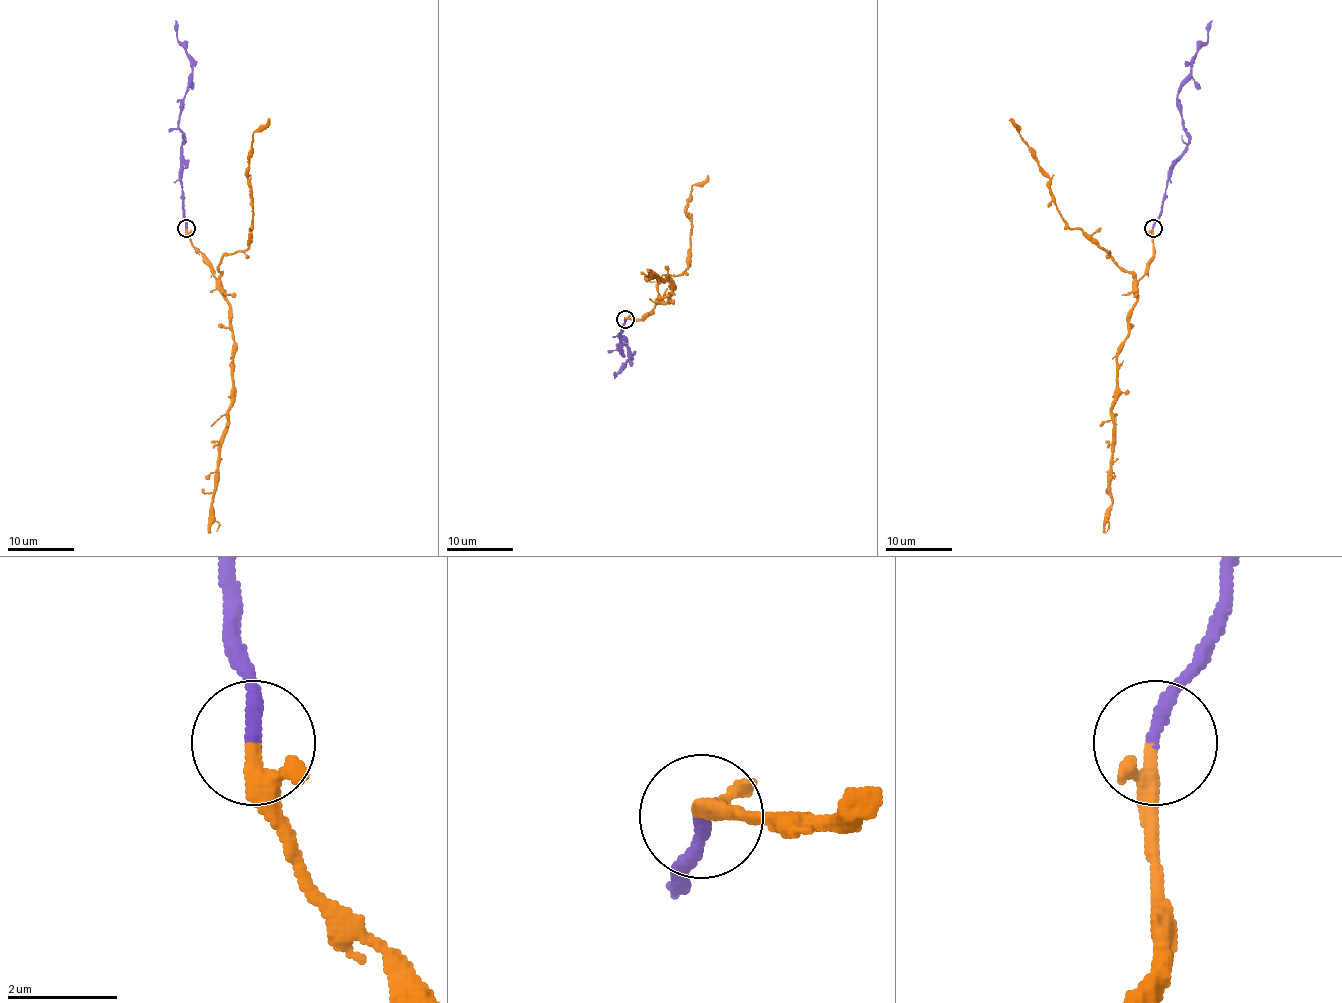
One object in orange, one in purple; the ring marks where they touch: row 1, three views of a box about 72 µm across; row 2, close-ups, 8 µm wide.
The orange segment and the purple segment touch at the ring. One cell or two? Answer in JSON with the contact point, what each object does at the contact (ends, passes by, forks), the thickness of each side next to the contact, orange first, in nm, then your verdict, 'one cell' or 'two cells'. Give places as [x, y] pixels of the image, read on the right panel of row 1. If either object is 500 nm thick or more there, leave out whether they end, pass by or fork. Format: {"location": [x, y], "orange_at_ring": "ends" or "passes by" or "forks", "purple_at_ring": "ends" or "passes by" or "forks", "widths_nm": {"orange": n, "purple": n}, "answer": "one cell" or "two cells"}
{"location": [1153, 228], "orange_at_ring": "passes by", "purple_at_ring": "ends", "widths_nm": {"orange": 240, "purple": 240}, "answer": "one cell"}

